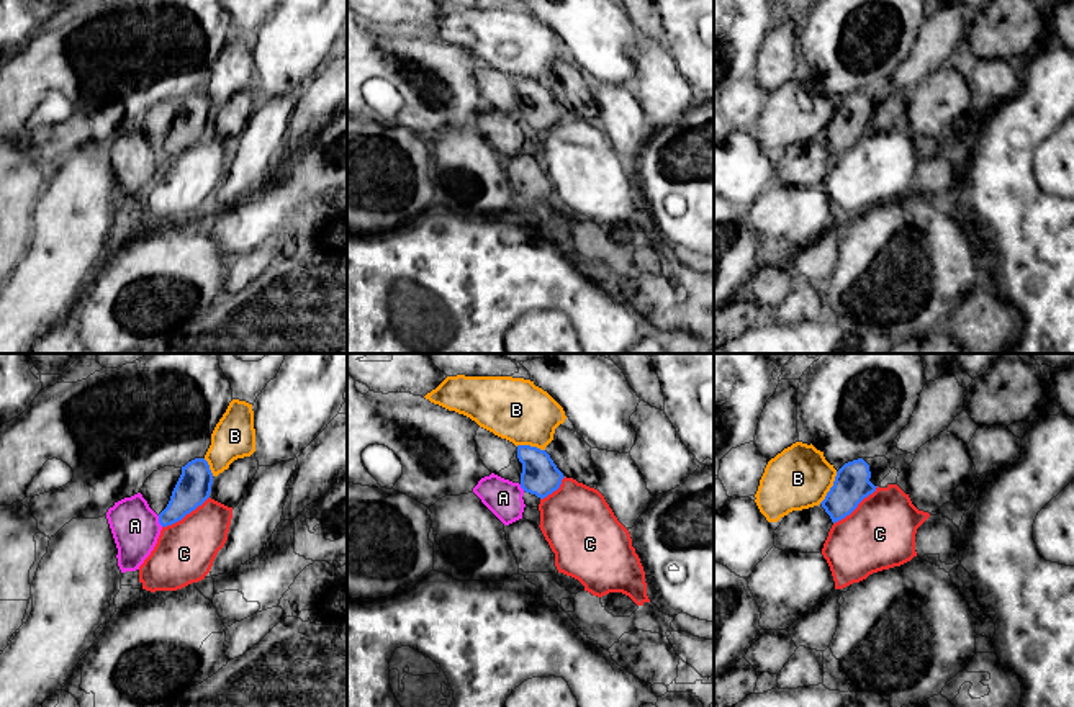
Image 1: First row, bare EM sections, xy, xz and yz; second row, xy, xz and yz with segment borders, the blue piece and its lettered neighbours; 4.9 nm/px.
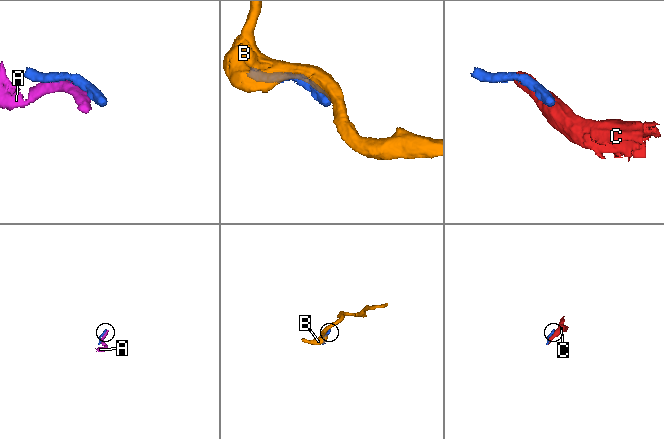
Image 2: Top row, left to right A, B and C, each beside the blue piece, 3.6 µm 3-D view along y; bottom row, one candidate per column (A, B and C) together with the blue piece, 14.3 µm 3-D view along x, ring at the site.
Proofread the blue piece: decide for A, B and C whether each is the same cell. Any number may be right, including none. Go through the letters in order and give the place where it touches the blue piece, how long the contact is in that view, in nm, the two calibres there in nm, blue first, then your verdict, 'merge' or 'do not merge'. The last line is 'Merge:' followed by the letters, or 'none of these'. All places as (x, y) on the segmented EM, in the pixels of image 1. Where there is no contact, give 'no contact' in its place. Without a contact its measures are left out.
A: meets blue in xy at (159, 521); contact 60 nm long; 170 nm thick on the blue side, 240 nm on the other; do not merge
B: meets blue in yz at (830, 488); contact 180 nm long; 180 nm thick on the blue side, 300 nm on the other; do not merge
C: meets blue in yz at (855, 508); contact 300 nm long; 180 nm thick on the blue side, 340 nm on the other; do not merge
Merge: none of these

